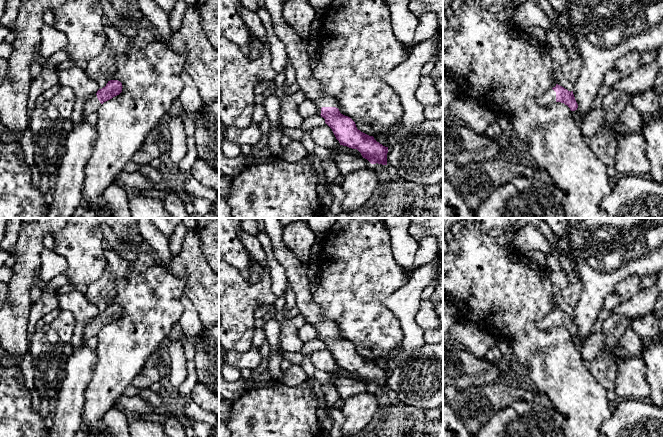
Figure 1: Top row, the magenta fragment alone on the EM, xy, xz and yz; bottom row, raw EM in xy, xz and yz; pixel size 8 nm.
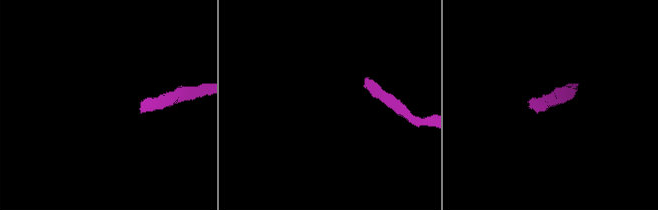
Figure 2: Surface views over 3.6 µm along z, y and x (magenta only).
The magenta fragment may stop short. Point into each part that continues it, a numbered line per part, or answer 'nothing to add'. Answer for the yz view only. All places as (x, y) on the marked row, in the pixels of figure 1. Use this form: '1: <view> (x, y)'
1: yz (549, 97)

